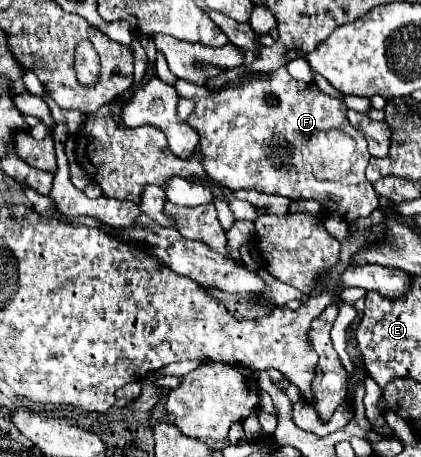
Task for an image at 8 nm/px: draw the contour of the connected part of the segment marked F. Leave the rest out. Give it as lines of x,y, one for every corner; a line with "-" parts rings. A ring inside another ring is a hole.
280,67
280,69
272,71
268,81
242,83
242,85
236,85
232,89
218,91
218,93
214,93
208,99
194,99
194,103
196,103
196,109
188,117
188,123
198,129
198,133
200,133
200,149
202,149
202,155
204,155
204,167
206,167
208,175
214,181
218,181
220,185
224,185
228,189
256,189
256,191
264,191
264,193
278,193
278,195
284,195
288,199
316,199
316,201
322,201
326,205
334,205
336,203
336,213
342,219
346,219
348,223
354,223
360,217
370,217
372,211
378,207
378,197
374,193
374,187
372,187
370,181
366,181
366,165
370,161
370,153
366,149
366,139
362,137
362,133
358,129
354,129
350,125
350,121
346,117
346,105
340,99
334,99
334,97
322,93
314,83
302,83
302,81
292,79
288,75
286,67
-
270,97
276,99
276,105
268,103

